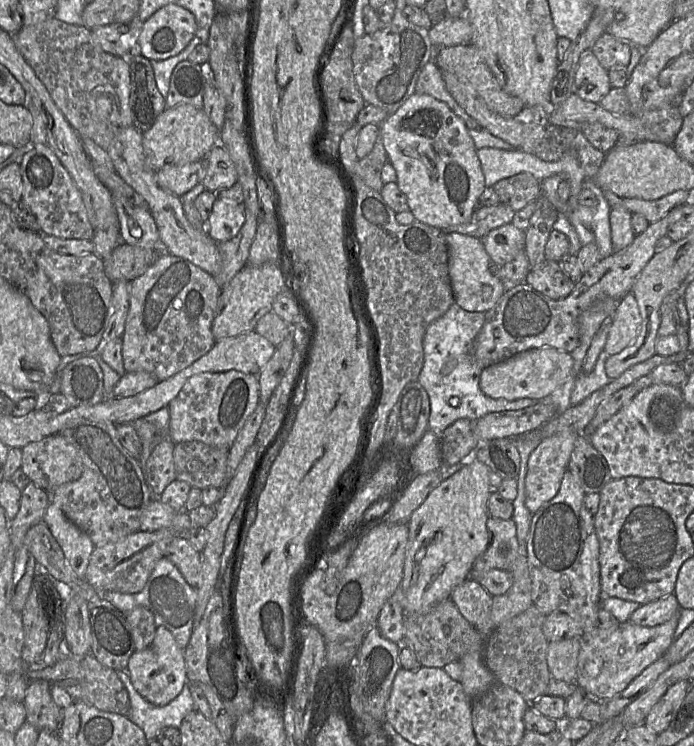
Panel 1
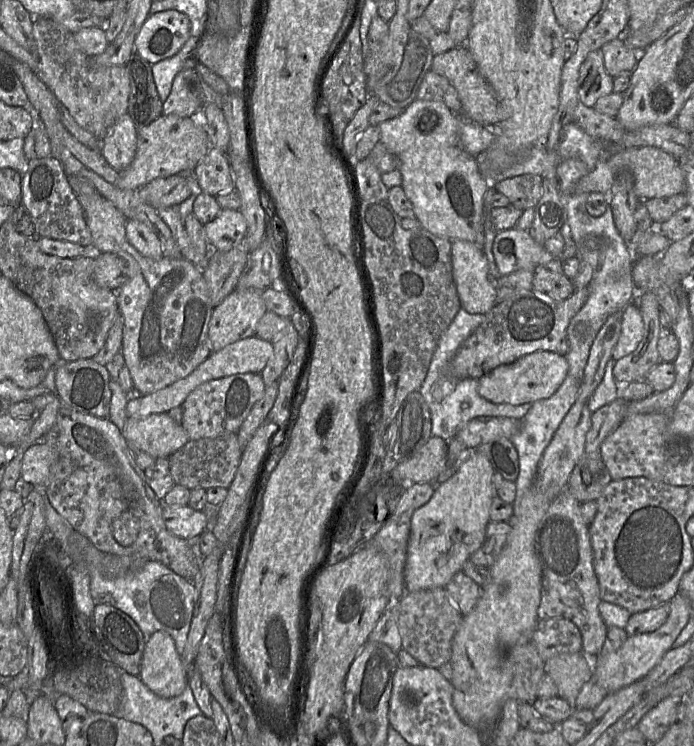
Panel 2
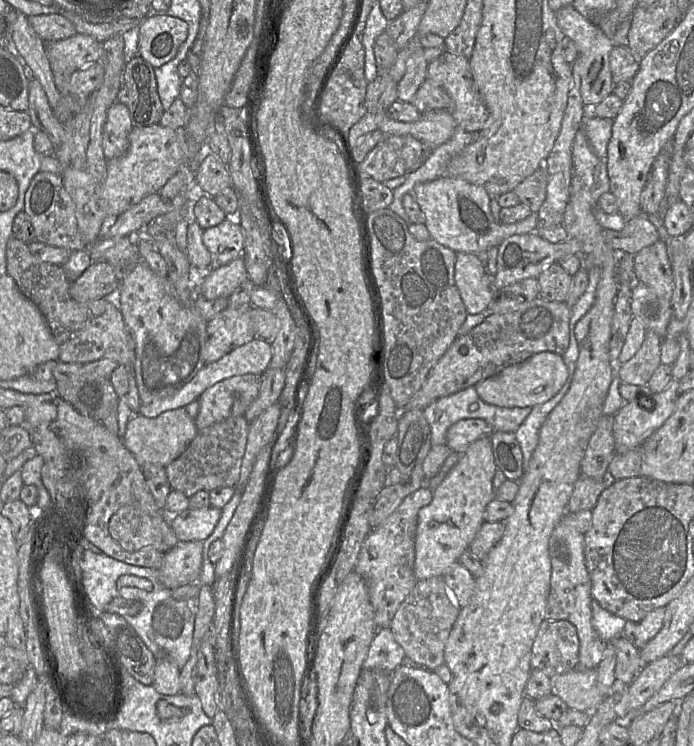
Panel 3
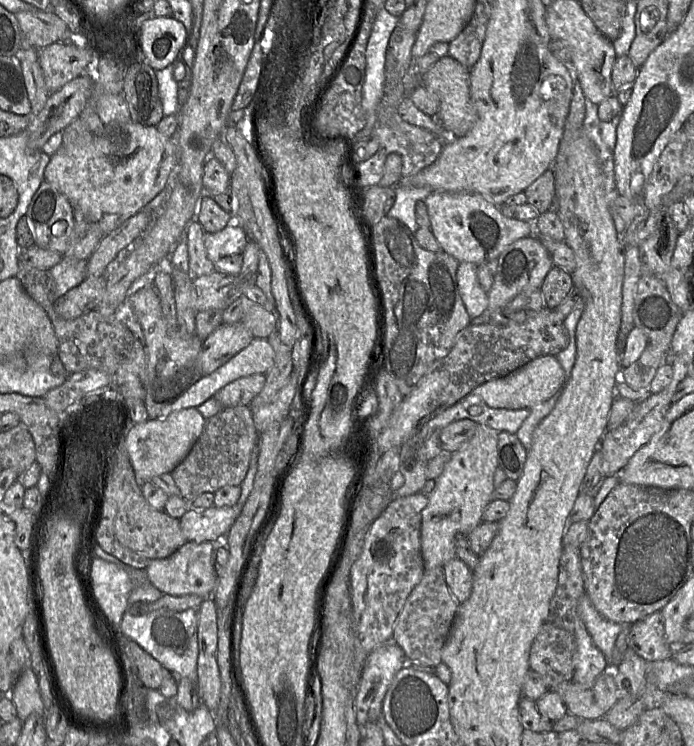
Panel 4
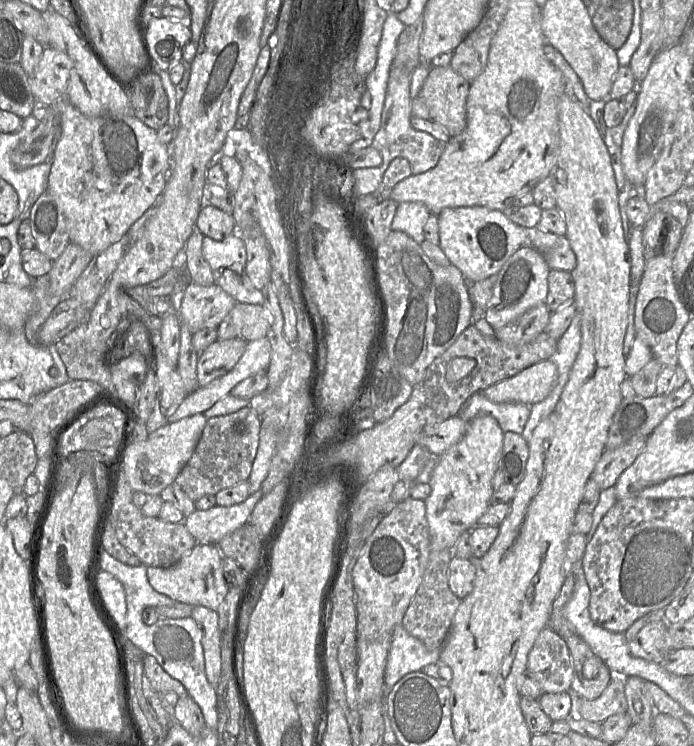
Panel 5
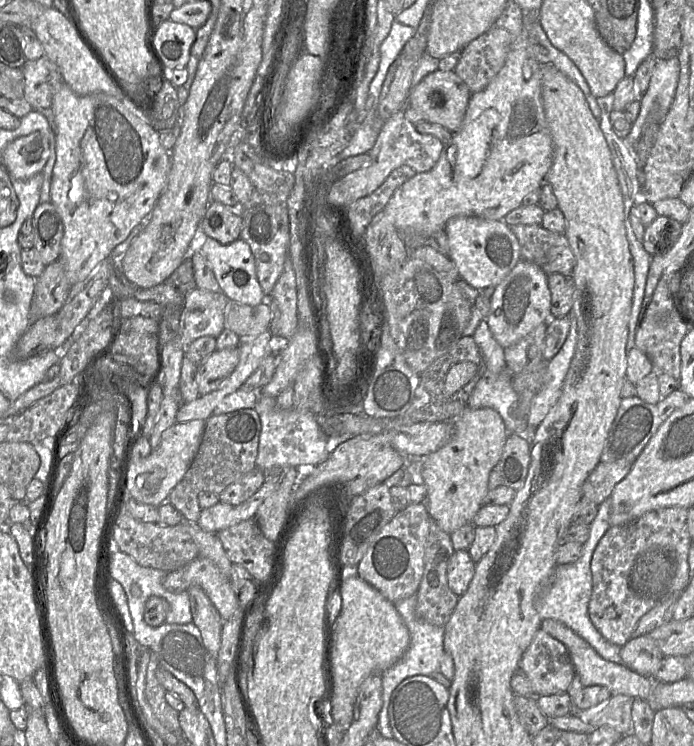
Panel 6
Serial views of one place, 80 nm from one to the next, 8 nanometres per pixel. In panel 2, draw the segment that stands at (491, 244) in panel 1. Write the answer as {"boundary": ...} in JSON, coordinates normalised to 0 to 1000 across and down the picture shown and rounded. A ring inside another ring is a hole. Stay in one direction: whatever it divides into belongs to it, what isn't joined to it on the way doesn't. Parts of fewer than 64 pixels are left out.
{"boundary":[[[736,306],[715,312],[709,339],[720,370],[745,362],[768,365],[778,355],[797,347],[810,350],[810,340],[798,343],[775,327],[761,310]]]}

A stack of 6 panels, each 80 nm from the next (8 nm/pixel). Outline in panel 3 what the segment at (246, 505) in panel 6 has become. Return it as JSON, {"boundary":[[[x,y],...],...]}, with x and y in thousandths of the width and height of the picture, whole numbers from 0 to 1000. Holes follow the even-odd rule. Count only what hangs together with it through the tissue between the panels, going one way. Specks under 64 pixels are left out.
{"boundary":[[[271,681],[258,689],[242,692],[245,705],[258,725],[294,725],[307,714],[318,693],[318,682]]]}

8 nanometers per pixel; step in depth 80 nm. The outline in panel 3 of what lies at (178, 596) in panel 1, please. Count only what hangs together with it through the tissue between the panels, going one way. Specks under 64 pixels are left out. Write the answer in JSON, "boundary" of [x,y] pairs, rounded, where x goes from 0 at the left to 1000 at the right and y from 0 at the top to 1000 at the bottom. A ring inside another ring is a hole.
{"boundary":[[[202,760],[197,763],[218,764],[219,772],[209,772],[219,783],[218,792],[202,792],[195,787],[171,790],[171,795],[182,806],[202,807],[203,816],[196,824],[173,819],[176,826],[197,847],[212,869],[226,881],[244,881],[261,897],[272,883],[278,859],[284,802],[254,804],[245,799],[245,790],[239,788],[229,777],[228,763]]]}

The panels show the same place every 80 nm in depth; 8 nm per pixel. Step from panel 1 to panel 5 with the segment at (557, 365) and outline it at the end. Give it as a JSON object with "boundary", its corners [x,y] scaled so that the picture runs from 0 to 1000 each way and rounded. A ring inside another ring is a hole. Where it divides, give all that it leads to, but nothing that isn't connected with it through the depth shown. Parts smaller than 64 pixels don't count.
{"boundary":[[[794,483],[768,488],[744,503],[710,515],[695,524],[713,540],[768,543],[784,536],[804,508],[804,496]]]}

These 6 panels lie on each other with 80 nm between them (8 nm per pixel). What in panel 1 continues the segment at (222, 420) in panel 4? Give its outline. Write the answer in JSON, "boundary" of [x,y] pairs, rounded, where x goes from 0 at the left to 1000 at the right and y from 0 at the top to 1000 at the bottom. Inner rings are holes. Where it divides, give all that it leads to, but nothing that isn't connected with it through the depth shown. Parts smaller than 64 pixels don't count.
{"boundary":[[[288,591],[255,594],[249,605],[254,642],[290,657],[300,651],[323,655],[329,610],[330,601],[313,601]]]}

